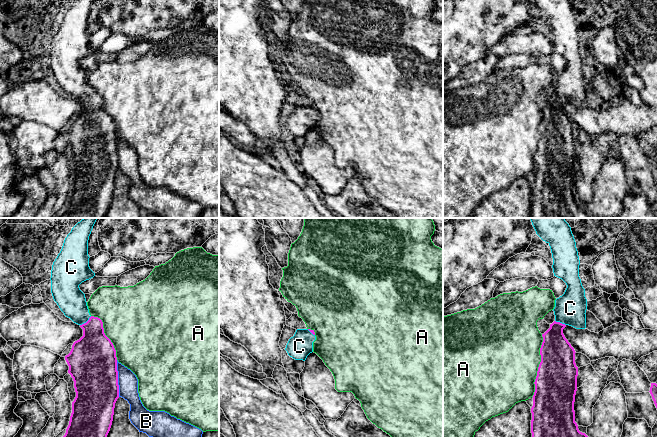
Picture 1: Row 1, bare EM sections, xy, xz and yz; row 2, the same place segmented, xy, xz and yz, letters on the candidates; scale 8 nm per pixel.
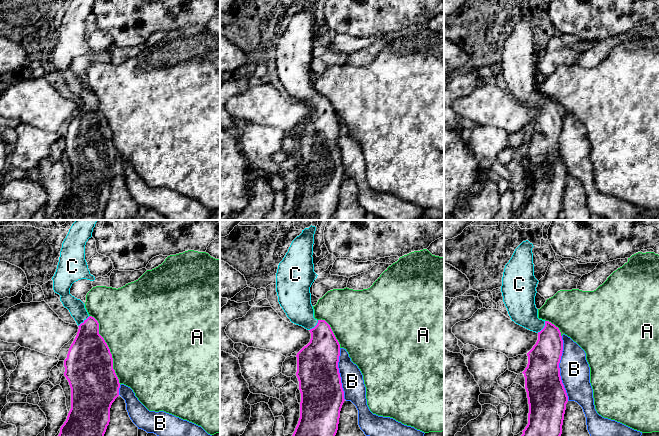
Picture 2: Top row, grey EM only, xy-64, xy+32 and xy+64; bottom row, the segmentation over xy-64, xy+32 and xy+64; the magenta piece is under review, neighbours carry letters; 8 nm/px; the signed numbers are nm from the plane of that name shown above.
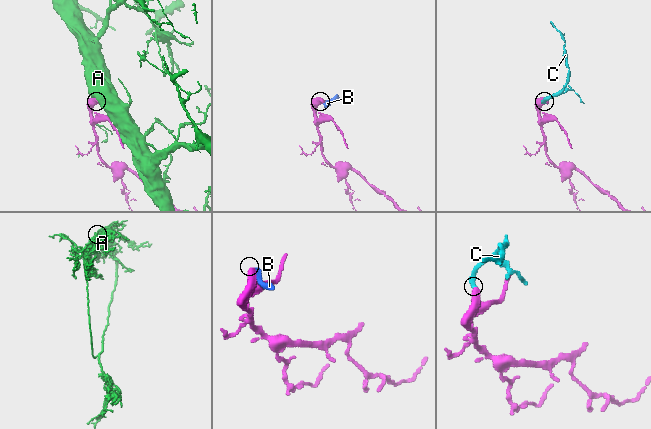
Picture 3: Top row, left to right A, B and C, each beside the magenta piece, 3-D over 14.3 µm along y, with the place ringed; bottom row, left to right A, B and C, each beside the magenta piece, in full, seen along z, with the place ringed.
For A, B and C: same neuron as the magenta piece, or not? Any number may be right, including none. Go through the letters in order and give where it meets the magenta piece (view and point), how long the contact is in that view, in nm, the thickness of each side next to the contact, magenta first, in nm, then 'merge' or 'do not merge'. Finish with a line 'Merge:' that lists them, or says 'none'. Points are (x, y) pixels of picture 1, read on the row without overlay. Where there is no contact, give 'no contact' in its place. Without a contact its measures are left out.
A: meets magenta in yz at (539, 141); contact 500 nm long; 340 nm thick on the magenta side, 500 nm on the other; do not merge
B: meets magenta in xy at (117, 154); contact 300 nm long; 400 nm thick on the magenta side, 160 nm on the other; do not merge
C: meets magenta in xy at (86, 98); contact 120 nm long; 320 nm thick on the magenta side, 220 nm on the other; merge
Merge: C

